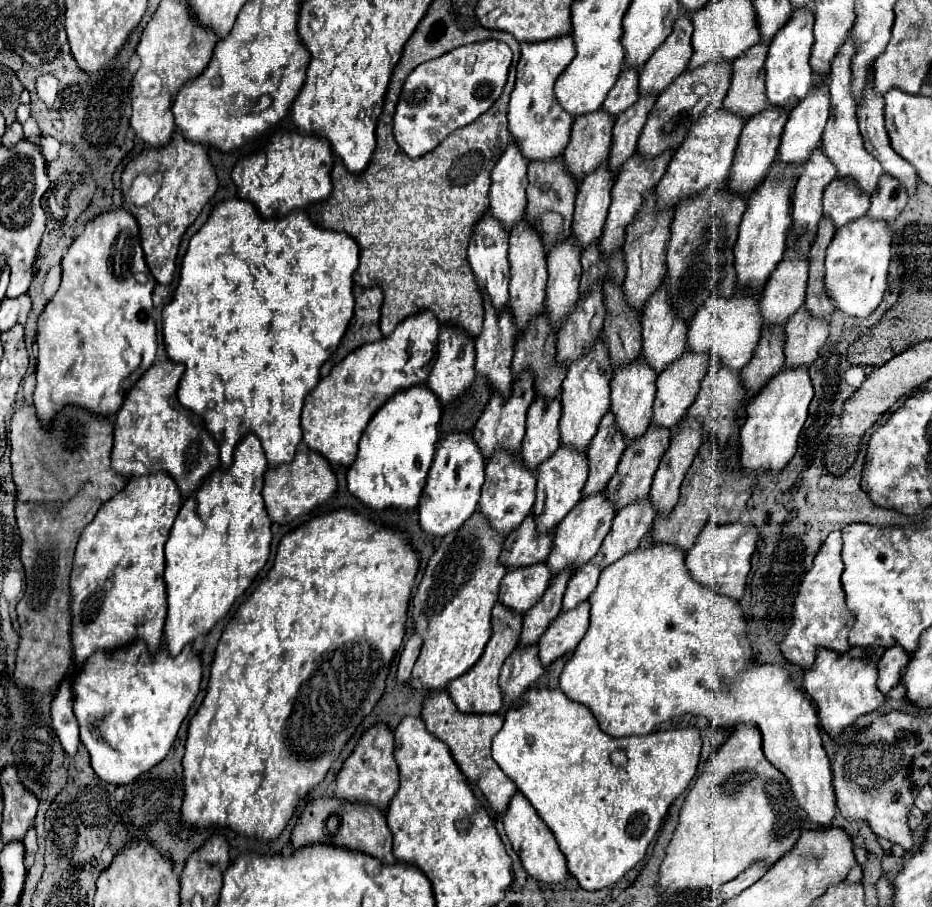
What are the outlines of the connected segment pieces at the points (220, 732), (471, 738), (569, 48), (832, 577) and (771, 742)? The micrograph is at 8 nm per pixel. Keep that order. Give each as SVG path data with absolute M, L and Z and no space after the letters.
M348 508L318 514L308 520L304 526L296 528L294 532L286 534L278 546L274 566L270 568L268 576L238 608L236 616L224 628L220 642L216 646L214 662L210 666L210 682L206 690L206 698L188 726L188 740L186 740L186 754L182 760L182 780L184 780L184 800L180 808L180 824L184 828L210 828L222 826L230 828L240 836L260 838L266 842L274 842L280 832L286 828L290 818L296 812L298 802L308 796L318 782L322 782L334 764L334 760L344 750L350 736L356 732L364 716L376 706L380 696L384 694L386 676L394 656L398 654L404 638L404 624L408 612L408 600L412 594L412 586L418 572L418 554L406 542L400 532L390 528L382 528L362 514L356 514Z
M442 690L442 692L428 694L428 698L424 700L424 708L422 708L422 720L428 728L428 732L450 748L452 758L456 760L456 764L462 770L462 774L466 776L466 780L470 784L476 784L484 792L484 796L488 798L488 802L496 810L496 814L502 816L504 810L508 808L510 800L518 792L518 788L512 784L512 780L494 762L492 752L490 752L490 744L492 744L494 736L502 730L504 718L498 714L464 714L456 708L456 704L448 696L448 692Z
M560 36L548 42L522 44L522 56L516 72L516 86L508 102L508 130L518 150L528 162L546 162L562 156L566 144L570 142L572 116L568 116L554 100L554 82L564 72L566 64L574 58L572 36Z
M832 532L824 540L822 548L818 550L812 570L804 576L800 584L794 612L792 612L794 622L784 642L780 644L780 650L790 664L796 664L800 668L810 668L810 664L814 664L814 656L818 648L828 648L836 652L850 650L848 632L852 628L854 616L846 610L846 604L844 604L844 590L840 584L840 574L844 570L844 564L840 554L842 554L842 536L840 532Z
M658 544L622 556L602 570L600 582L588 602L590 628L564 666L560 688L570 700L590 710L606 734L618 738L650 734L660 722L686 712L706 716L714 726L724 728L732 728L740 722L754 722L762 732L762 748L768 762L786 776L808 820L818 826L832 824L836 814L836 792L814 706L794 686L784 668L752 664L746 622L738 602L696 584L686 570L684 552L680 548Z

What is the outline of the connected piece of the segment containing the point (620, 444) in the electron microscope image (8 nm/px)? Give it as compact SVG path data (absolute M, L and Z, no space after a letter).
M608 412L600 420L598 434L594 436L588 448L588 480L584 484L582 498L592 496L606 488L606 484L612 480L618 468L618 460L622 458L624 450L626 444L618 434L618 428L614 424L614 414Z

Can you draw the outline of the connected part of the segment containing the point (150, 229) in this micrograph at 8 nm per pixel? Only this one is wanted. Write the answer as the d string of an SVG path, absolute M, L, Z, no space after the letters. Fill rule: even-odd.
M178 132L174 134L172 142L158 150L144 150L134 160L128 162L124 174L122 174L122 194L126 210L132 212L132 216L138 222L140 238L142 238L142 250L146 264L160 284L170 284L176 270L176 256L178 246L182 240L182 234L186 228L196 220L196 216L202 212L202 208L208 204L208 200L214 196L218 188L216 174L212 170L212 164L208 160L206 148L200 144L186 142ZM142 172L162 172L162 186L148 202L146 206L134 206L130 200L126 200L126 190L130 188L132 180Z

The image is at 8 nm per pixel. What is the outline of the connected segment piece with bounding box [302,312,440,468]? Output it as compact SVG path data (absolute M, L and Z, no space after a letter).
M422 312L400 322L388 338L360 346L334 366L330 376L322 378L304 402L302 430L308 448L324 456L330 464L348 468L354 462L358 440L372 416L396 392L426 384L438 348L438 334L438 318L432 312Z

